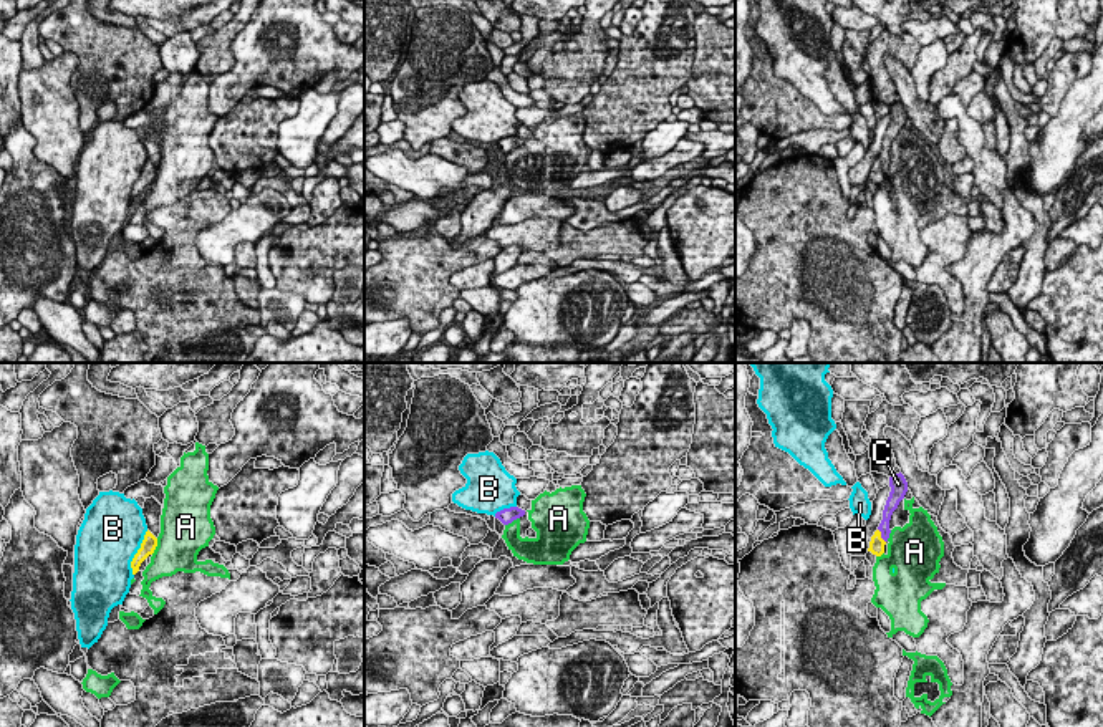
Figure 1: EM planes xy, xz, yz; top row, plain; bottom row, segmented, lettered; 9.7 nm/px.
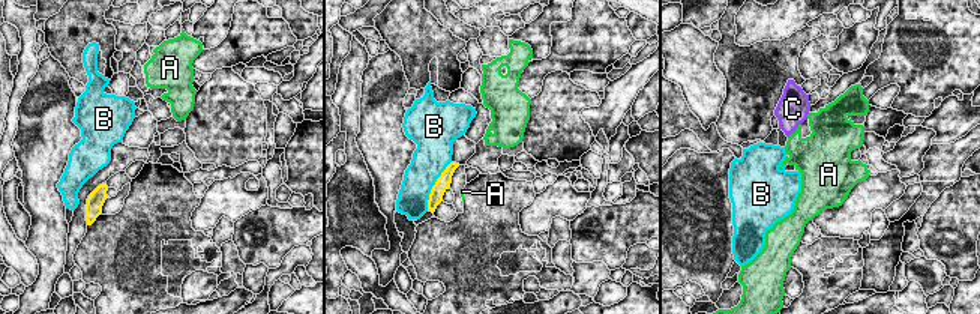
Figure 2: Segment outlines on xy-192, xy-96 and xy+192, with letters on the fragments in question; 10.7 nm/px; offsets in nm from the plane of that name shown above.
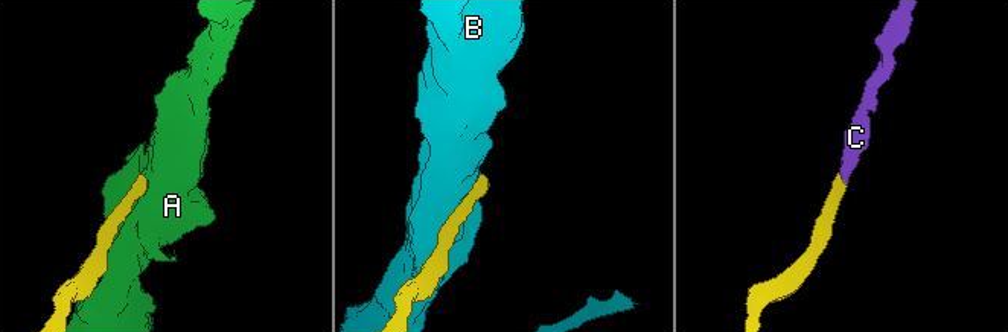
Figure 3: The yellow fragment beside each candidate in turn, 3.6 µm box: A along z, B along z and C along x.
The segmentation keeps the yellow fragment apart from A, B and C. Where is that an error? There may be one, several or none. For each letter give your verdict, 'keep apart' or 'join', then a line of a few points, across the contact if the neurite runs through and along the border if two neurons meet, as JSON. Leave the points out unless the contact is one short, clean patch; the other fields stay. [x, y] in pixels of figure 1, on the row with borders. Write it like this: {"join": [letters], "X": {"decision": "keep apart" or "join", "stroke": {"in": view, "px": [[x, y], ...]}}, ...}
{"join": ["C"], "A": {"decision": "keep apart", "stroke": {"in": "xy", "px": [[158, 539], [158, 545], [151, 553]]}}, "B": {"decision": "keep apart"}, "C": {"decision": "join", "stroke": {"in": "yz", "px": [[876, 545], [880, 535], [883, 527]]}}}

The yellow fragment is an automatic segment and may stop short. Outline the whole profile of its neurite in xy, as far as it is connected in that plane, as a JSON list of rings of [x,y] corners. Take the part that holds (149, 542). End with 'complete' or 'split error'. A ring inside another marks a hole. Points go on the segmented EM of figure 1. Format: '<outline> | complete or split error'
[[[147,530],[144,535],[144,540],[141,543],[141,548],[137,550],[137,553],[134,555],[132,561],[131,561],[131,568],[132,568],[132,575],[136,575],[139,571],[141,563],[154,553],[157,546],[157,538]]] | complete

